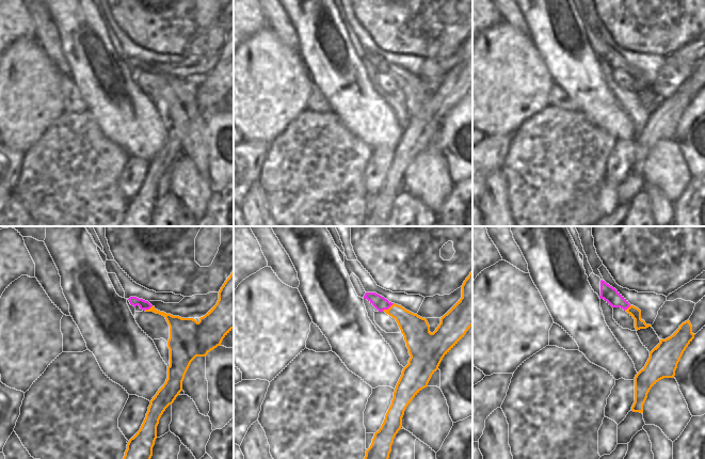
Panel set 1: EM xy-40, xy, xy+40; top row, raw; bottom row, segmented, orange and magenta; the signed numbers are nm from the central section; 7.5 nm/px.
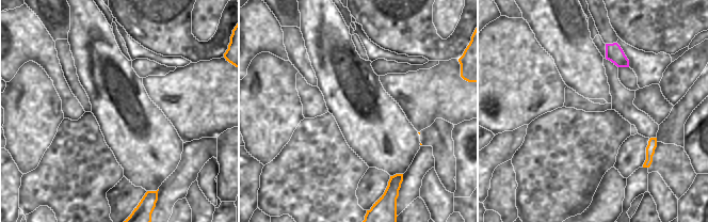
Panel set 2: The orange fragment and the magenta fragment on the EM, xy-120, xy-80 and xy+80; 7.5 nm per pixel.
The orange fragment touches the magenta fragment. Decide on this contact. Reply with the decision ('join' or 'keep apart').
keep apart

